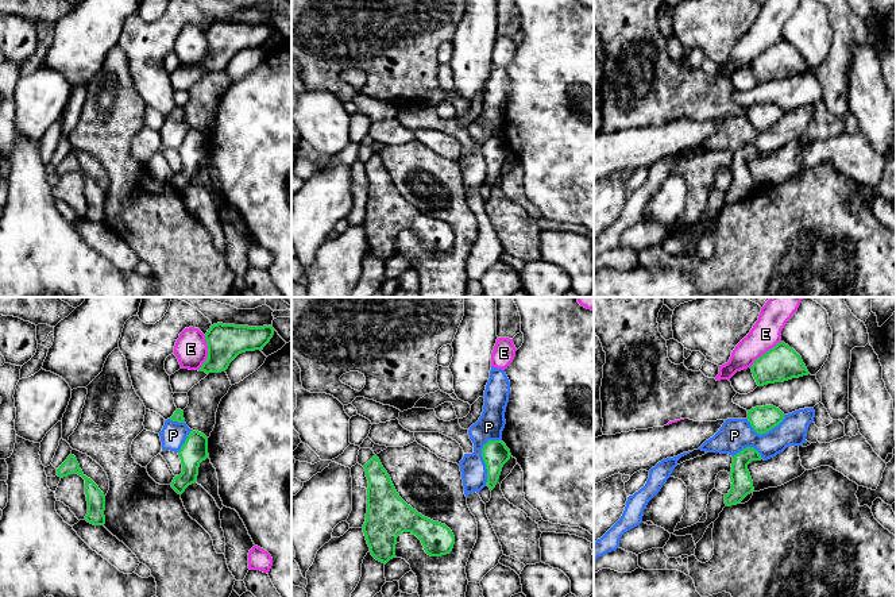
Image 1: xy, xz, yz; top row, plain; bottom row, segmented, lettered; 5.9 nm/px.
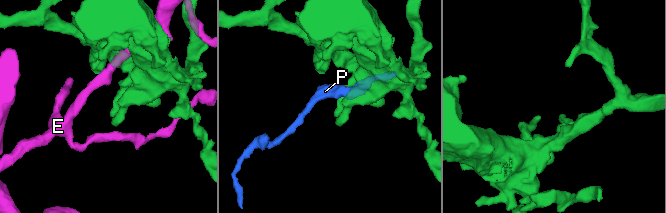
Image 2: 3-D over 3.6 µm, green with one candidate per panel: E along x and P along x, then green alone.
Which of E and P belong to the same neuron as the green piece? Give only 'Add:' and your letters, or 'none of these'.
Add: none of these

